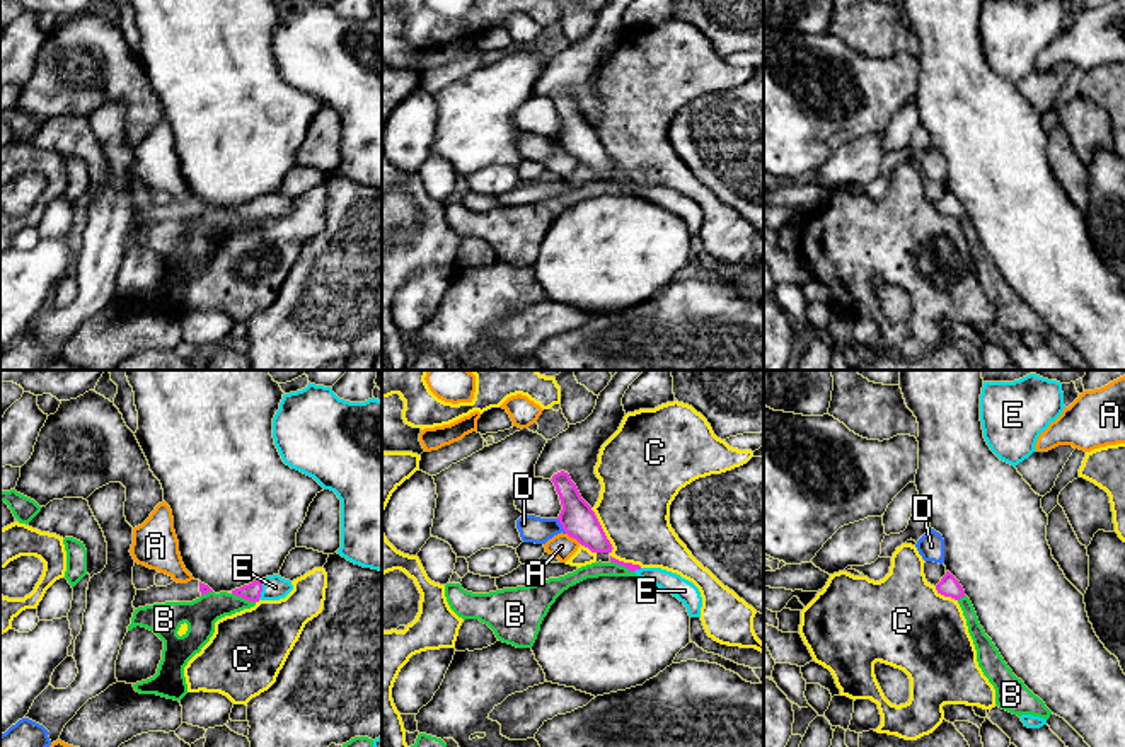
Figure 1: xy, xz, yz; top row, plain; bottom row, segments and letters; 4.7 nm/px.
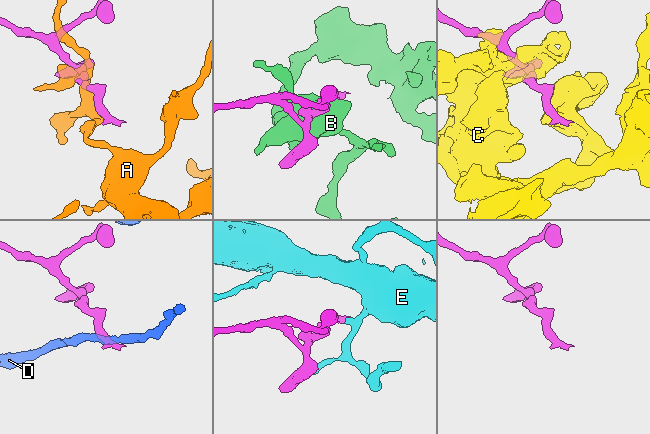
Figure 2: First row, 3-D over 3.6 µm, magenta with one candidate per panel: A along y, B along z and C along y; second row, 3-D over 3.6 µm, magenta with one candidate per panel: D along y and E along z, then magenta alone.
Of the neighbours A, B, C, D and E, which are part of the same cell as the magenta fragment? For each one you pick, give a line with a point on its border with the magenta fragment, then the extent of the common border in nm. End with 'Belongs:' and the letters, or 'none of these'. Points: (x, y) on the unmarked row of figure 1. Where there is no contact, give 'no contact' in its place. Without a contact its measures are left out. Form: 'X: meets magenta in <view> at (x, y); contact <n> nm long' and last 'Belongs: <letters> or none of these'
E: meets magenta in xy at (261, 207); contact 110 nm long
Belongs: E

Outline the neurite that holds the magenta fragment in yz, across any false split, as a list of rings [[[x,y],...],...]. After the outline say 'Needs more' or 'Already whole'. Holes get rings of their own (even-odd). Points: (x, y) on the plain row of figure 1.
[[[946,189],[946,193],[936,203],[936,208],[938,208],[938,211],[941,211],[944,215],[951,215],[955,218],[960,218],[961,215],[965,215],[963,205],[949,189]]]. Already whole

